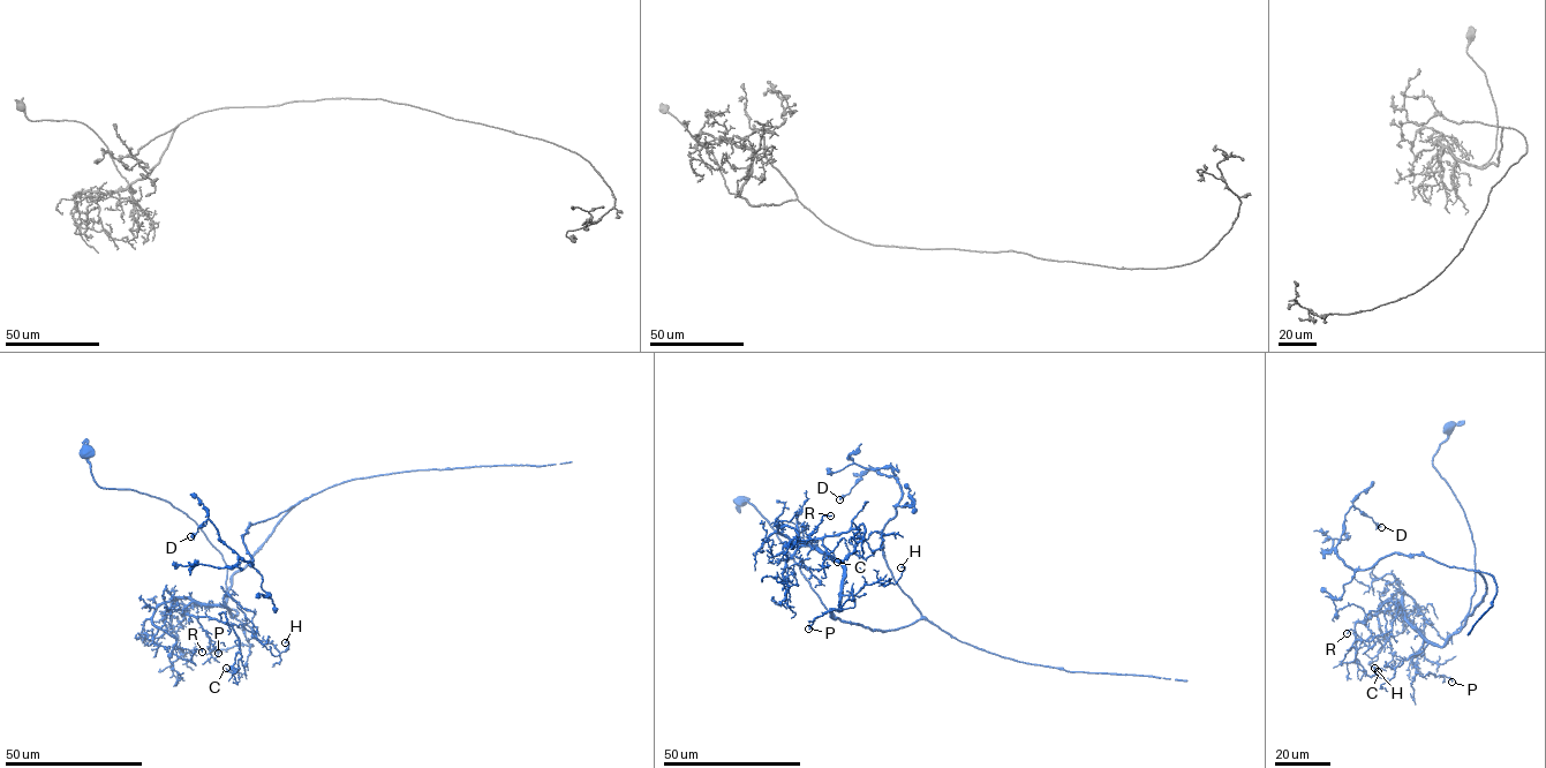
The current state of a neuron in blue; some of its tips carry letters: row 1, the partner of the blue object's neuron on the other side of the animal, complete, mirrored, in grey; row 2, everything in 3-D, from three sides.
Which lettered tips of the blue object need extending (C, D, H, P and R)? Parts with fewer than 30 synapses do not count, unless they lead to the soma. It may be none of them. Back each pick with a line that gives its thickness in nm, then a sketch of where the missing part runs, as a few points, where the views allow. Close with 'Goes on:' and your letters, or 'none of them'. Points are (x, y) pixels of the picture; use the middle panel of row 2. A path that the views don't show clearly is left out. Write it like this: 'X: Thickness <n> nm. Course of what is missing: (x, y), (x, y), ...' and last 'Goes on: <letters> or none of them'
Goes on: none of them

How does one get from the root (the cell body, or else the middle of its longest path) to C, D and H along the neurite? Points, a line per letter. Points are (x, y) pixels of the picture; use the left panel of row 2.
C: (85, 451), (99, 486), (170, 503), (221, 554), (234, 617), (182, 610), (231, 625), (242, 657), (226, 668)
D: (85, 451), (99, 486), (196, 522), (227, 590), (302, 501), (247, 529), (253, 565), (209, 519), (190, 536)
H: (85, 451), (99, 486), (156, 497), (196, 522), (226, 564), (234, 617), (280, 652), (285, 642)

